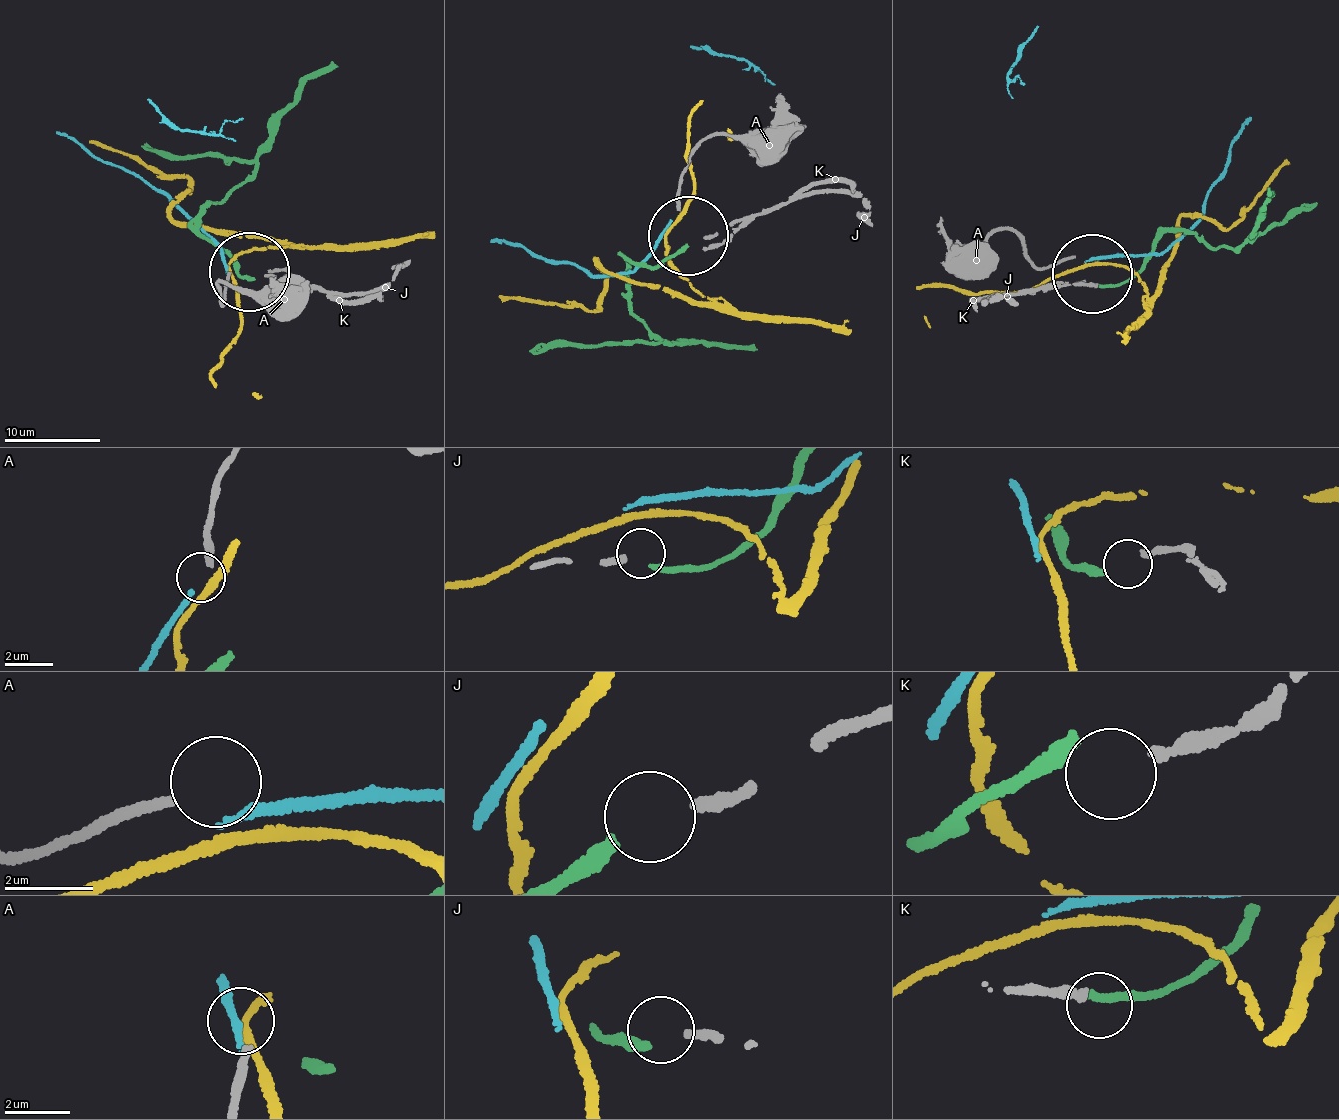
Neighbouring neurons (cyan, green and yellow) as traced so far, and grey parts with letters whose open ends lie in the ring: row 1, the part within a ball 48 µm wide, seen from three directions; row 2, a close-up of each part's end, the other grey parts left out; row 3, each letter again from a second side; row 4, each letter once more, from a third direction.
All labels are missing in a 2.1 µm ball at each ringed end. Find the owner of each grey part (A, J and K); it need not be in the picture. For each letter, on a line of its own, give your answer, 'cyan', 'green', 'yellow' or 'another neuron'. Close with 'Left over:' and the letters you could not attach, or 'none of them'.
A: another neuron
J: another neuron
K: another neuron
Left over: A, J, K

